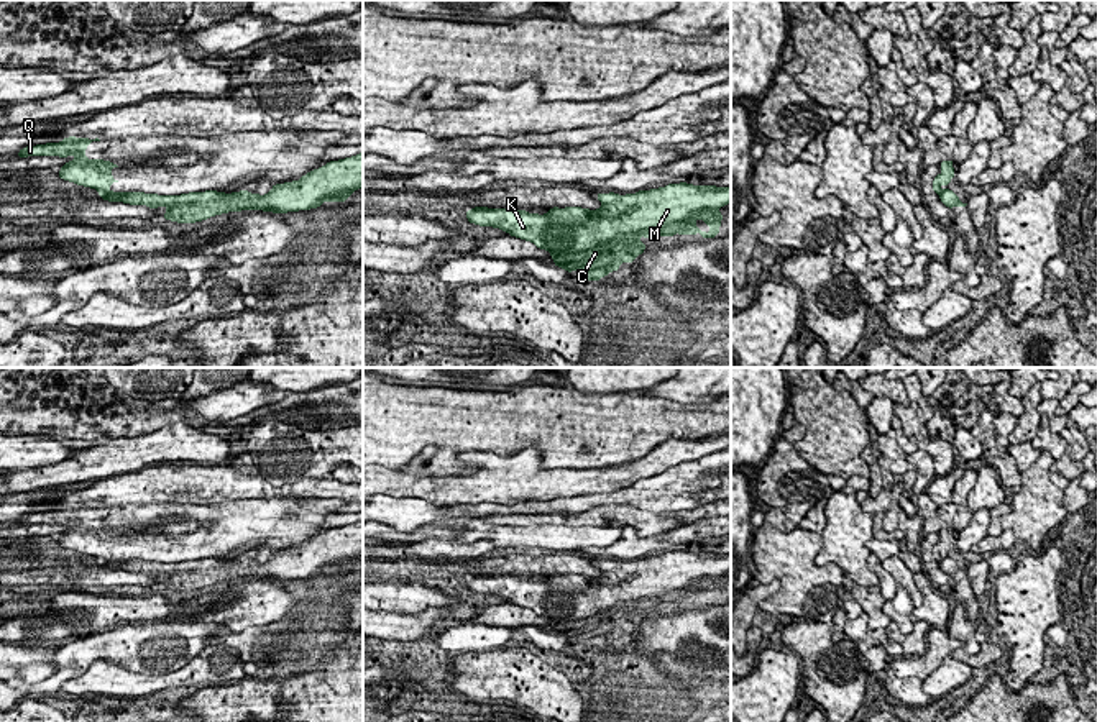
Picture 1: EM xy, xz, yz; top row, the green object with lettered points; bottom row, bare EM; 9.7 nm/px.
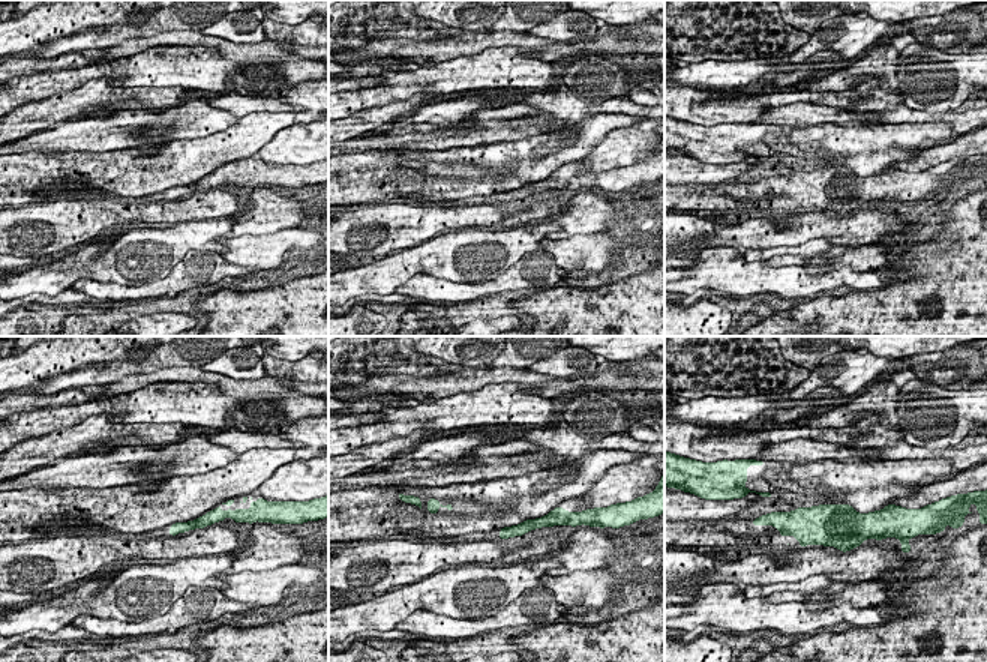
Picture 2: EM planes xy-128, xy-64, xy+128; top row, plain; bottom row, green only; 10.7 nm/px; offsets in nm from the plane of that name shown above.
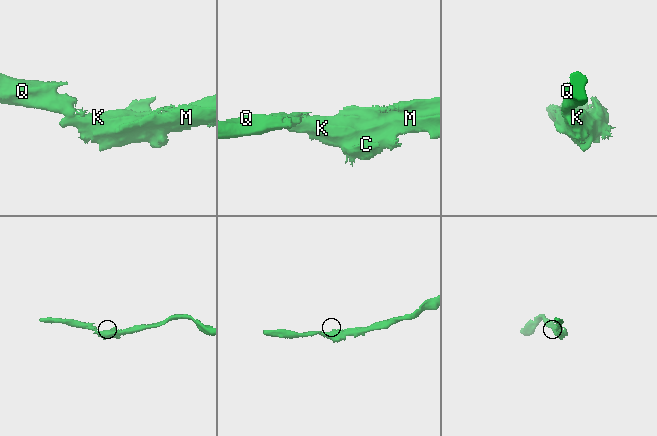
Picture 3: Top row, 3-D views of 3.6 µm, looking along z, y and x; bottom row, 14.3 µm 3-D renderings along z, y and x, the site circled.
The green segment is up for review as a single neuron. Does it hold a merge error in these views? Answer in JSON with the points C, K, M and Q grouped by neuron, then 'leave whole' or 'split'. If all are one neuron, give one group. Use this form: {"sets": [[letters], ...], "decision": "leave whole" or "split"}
{"sets": [["C", "K", "M"], ["Q"]], "decision": "split"}

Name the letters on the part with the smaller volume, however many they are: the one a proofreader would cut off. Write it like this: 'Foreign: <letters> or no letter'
Foreign: Q

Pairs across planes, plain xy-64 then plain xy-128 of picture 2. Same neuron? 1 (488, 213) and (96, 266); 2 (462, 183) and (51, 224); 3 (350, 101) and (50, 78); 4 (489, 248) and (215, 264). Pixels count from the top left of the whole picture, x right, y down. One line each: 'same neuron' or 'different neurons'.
1: different neurons
2: different neurons
3: same neuron
4: different neurons

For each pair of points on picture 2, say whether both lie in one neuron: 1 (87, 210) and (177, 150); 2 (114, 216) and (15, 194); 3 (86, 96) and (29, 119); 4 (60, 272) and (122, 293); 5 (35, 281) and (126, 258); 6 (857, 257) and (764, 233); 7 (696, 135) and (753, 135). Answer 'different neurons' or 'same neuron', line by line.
1: different neurons
2: different neurons
3: same neuron
4: different neurons
5: same neuron
6: different neurons
7: same neuron

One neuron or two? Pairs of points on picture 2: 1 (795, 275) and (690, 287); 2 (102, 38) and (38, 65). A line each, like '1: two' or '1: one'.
1: one
2: two

